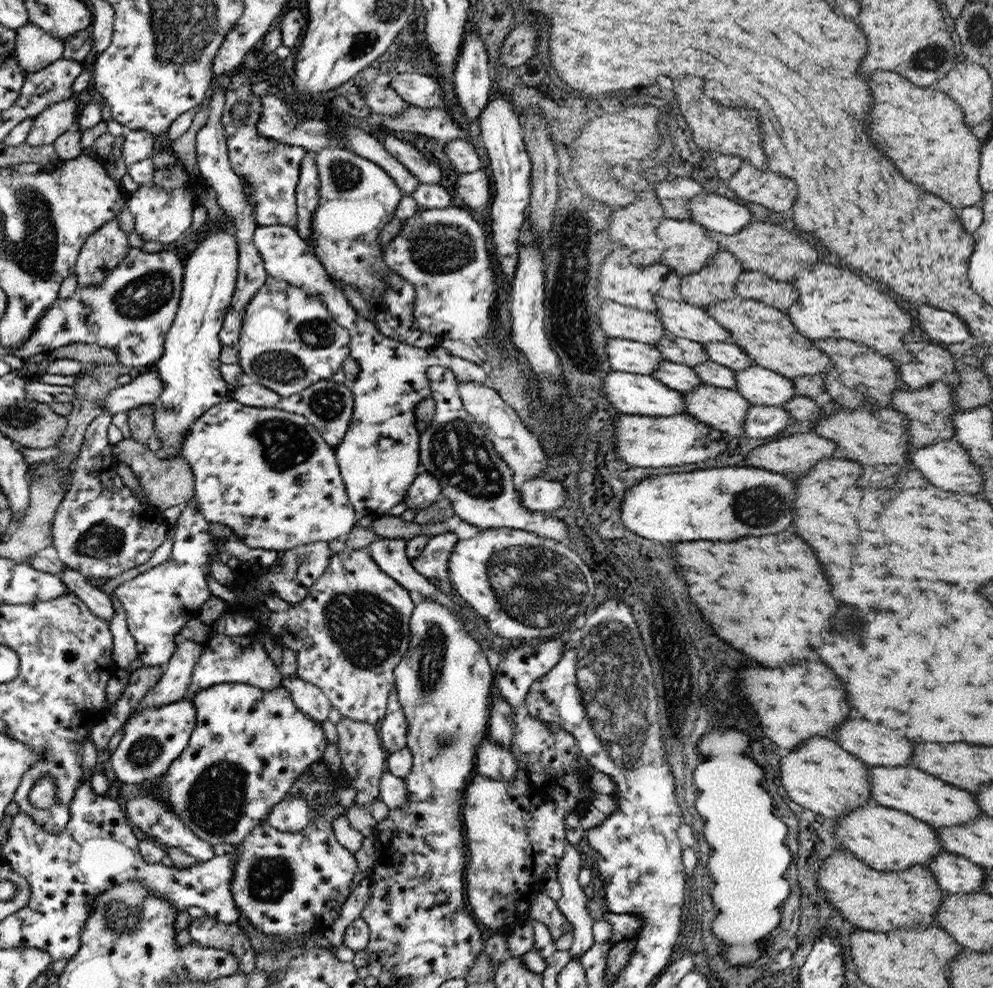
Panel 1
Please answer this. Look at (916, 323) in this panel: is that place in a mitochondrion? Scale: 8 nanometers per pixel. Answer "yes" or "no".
no

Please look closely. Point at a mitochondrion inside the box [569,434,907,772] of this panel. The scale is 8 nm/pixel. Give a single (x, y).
(759, 506)

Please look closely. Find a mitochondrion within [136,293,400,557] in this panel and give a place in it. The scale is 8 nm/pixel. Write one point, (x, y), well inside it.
(284, 445)

